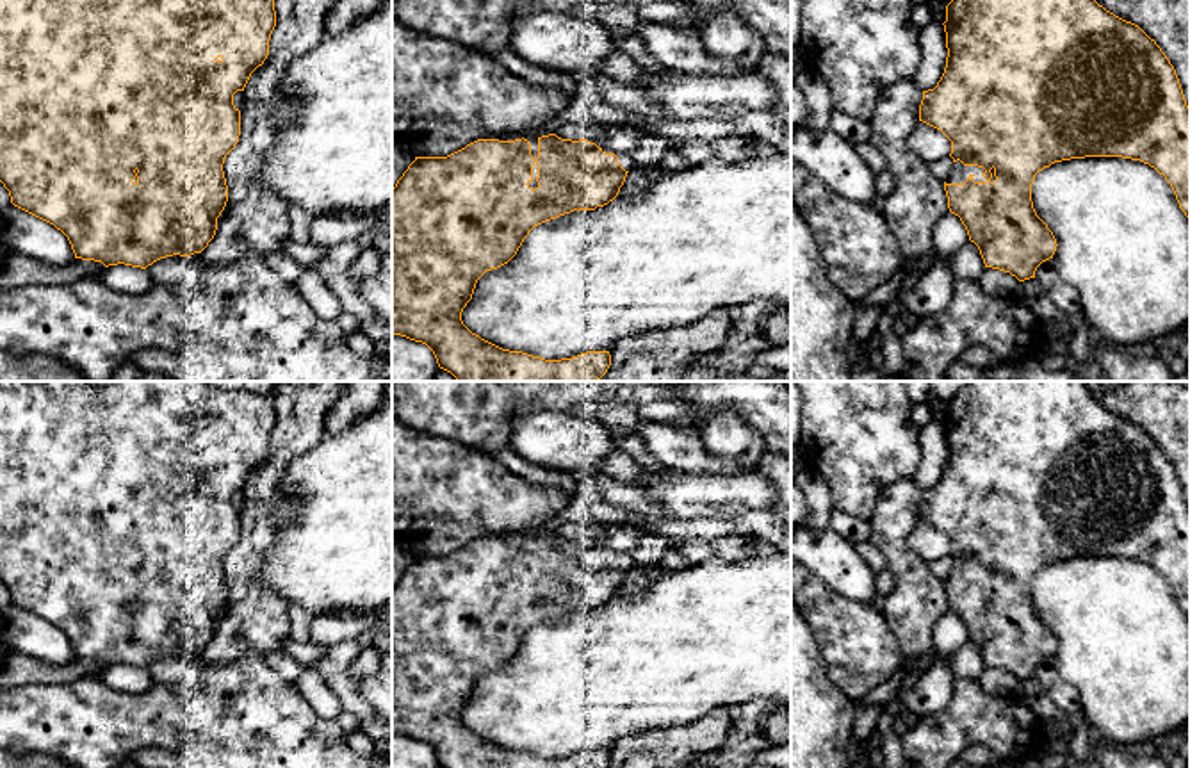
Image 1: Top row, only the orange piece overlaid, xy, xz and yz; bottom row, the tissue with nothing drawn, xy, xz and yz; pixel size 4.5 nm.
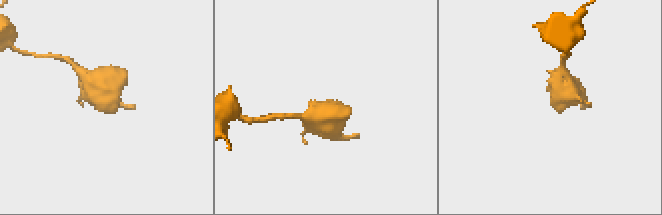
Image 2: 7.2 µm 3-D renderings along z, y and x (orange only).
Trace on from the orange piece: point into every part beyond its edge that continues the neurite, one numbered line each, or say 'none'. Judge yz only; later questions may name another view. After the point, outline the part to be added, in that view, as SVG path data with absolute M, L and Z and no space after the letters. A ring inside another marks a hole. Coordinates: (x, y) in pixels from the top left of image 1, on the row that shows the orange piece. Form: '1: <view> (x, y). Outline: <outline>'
1: yz (959, 173). Outline: M960 160L955 162L946 184L964 184L971 175L974 182L987 182L982 175L985 173L983 167L978 166L964 166Z

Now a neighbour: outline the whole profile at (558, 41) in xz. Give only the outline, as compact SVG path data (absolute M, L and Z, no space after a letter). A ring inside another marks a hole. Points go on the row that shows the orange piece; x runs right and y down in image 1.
M524 9L509 23L509 50L538 68L575 73L583 82L602 78L602 62L615 48L616 45L606 27L556 9Z

